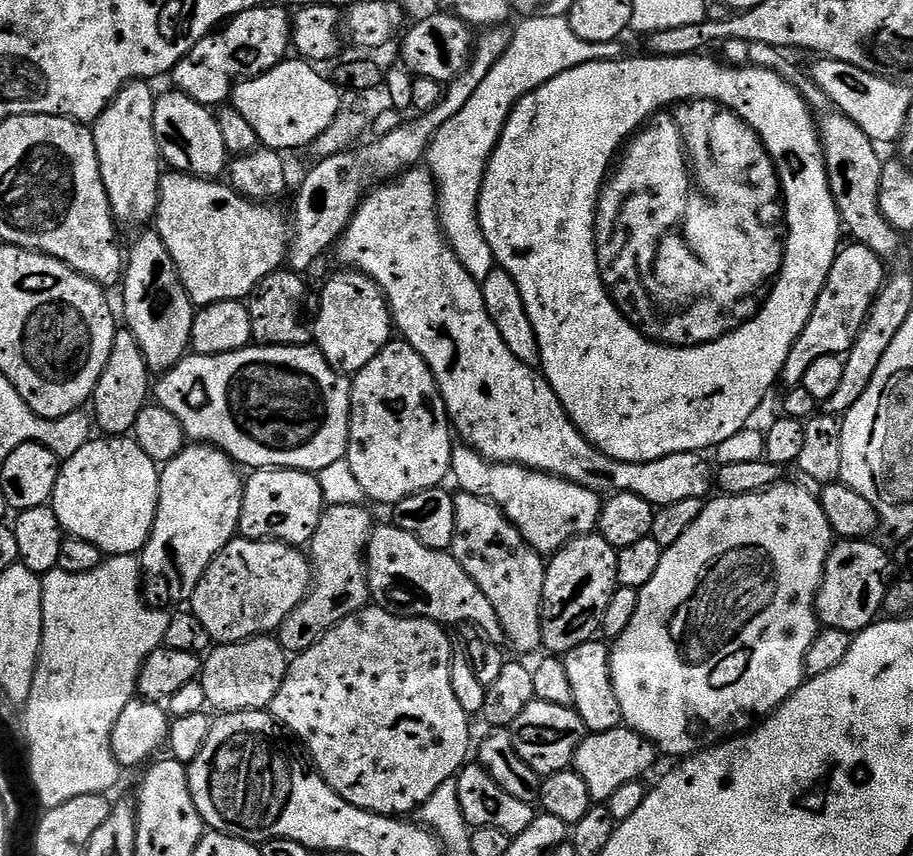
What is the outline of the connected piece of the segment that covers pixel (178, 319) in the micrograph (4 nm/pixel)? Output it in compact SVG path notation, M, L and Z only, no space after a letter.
M144 230L126 256L122 277L124 288L124 320L127 331L138 338L149 373L163 374L184 359L192 342L192 323L196 317L192 299L180 281L174 258L154 230Z

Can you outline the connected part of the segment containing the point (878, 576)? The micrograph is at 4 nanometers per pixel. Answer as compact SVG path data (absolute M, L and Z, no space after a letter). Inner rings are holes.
M868 538L858 540L841 539L833 543L832 551L828 553L828 561L824 564L824 577L820 582L820 591L816 593L816 615L819 623L828 628L837 628L840 632L855 634L863 628L869 628L881 615L884 607L884 593L886 579L884 580L884 567L889 567L890 560L884 557L884 552Z

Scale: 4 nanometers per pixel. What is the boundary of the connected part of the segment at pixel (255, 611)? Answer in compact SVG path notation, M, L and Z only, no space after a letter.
M231 540L225 548L212 559L204 577L198 582L190 601L190 611L202 622L209 637L220 644L239 644L241 640L250 640L257 636L272 634L279 629L293 610L308 595L314 575L310 560L299 547L291 544L279 544L277 540Z

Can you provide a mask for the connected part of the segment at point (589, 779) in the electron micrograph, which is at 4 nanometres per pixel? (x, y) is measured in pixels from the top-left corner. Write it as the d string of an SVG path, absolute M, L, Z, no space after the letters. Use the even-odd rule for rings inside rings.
M621 726L609 732L593 732L585 735L584 741L578 746L574 771L581 776L589 788L591 799L596 802L607 802L622 785L632 780L640 780L652 768L658 757L655 744L639 736L637 732Z

